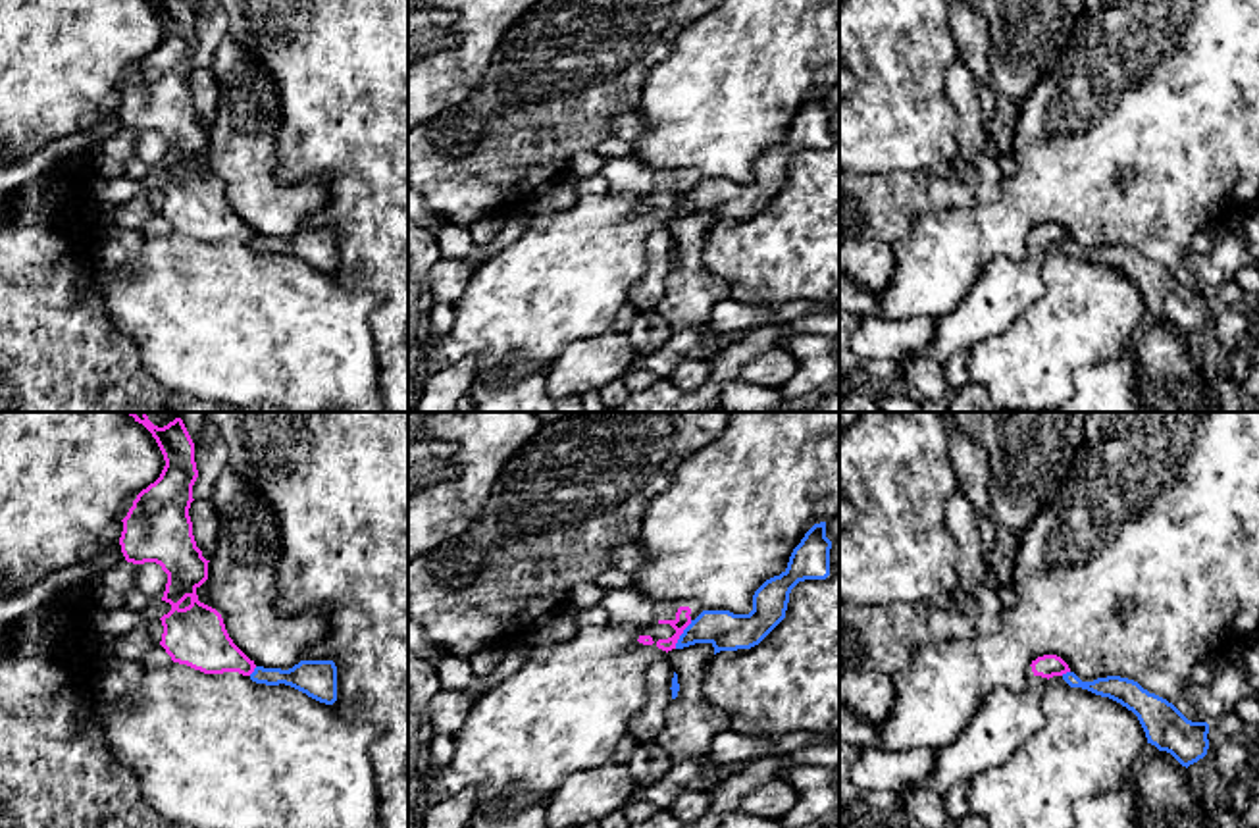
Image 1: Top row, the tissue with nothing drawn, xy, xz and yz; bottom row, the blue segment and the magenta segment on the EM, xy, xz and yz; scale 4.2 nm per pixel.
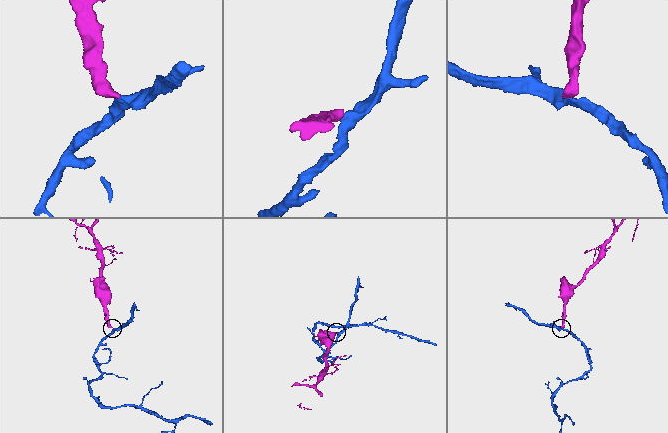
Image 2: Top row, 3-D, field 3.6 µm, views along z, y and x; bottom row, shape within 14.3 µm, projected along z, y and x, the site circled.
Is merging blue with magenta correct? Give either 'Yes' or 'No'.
No

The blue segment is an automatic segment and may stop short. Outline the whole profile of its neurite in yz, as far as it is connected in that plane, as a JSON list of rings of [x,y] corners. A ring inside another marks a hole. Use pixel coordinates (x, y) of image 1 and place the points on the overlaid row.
[[[1074,672],[1063,674],[1063,680],[1070,687],[1109,697],[1132,711],[1145,732],[1147,743],[1170,753],[1182,766],[1188,768],[1207,755],[1209,724],[1188,720],[1172,703],[1149,693],[1138,682],[1120,676],[1082,682]]]

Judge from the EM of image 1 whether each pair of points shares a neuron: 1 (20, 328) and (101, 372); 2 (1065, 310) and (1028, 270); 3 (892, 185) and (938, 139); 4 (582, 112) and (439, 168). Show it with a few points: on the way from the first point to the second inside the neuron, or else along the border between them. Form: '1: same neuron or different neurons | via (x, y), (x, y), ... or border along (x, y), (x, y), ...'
1: same neuron | via (39, 347), (64, 372), (81, 372)
2: different neurons | border along (1046, 257), (1044, 291), (1013, 320)
3: different neurons | border along (953, 170), (942, 176), (924, 170), (863, 174)
4: same neuron | via (547, 112), (536, 112), (489, 155), (474, 160)

